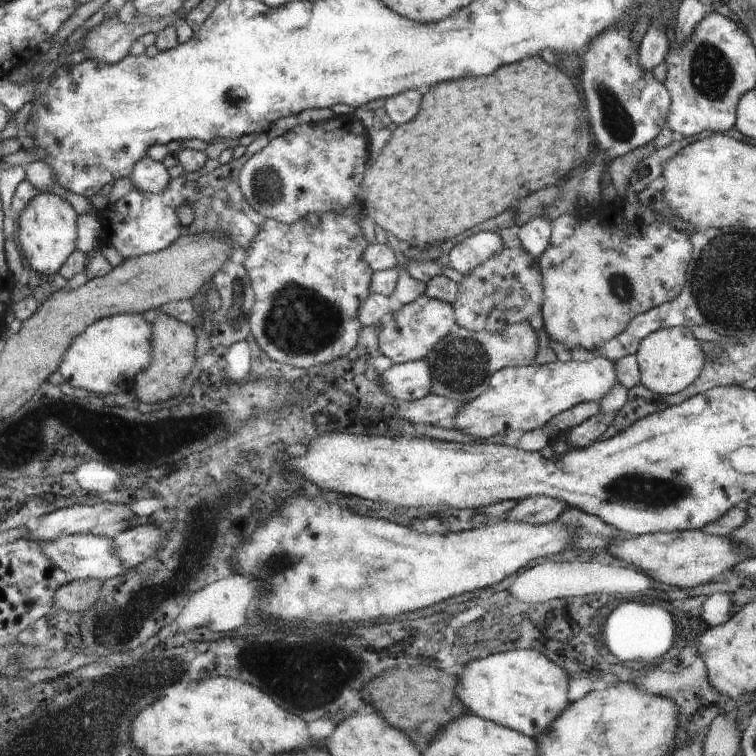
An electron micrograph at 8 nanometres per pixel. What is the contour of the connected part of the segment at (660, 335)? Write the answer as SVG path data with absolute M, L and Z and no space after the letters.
M672 327L650 333L640 341L635 354L641 372L641 384L652 392L673 395L690 386L703 370L705 356L702 343L689 328Z

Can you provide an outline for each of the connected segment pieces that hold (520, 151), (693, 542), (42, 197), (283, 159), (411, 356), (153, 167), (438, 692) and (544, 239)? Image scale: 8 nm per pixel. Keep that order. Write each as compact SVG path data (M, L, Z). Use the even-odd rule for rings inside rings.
M540 56L526 58L524 62L500 66L500 70L496 70L496 74L490 74L490 76L462 78L430 87L430 90L422 96L422 104L420 104L418 116L412 122L394 128L388 146L382 148L382 153L374 158L376 162L368 168L367 177L364 178L364 190L360 190L363 214L368 214L368 220L372 221L376 226L380 226L385 233L392 233L397 239L402 242L408 242L414 248L428 250L430 246L434 246L436 243L452 239L463 231L503 214L508 208L514 208L522 198L530 196L534 190L538 190L538 188L540 190L546 189L552 184L556 184L572 168L580 166L586 160L588 154L590 154L588 114L582 108L582 100L580 100L580 94L576 92L574 84L570 82L570 78L564 72L560 72L558 68L546 64ZM452 216L454 216L454 222L456 222L454 226L458 230L450 228L450 218Z
M703 530L672 531L671 533L648 533L638 536L616 537L609 552L617 562L624 560L643 570L650 578L674 584L678 588L692 588L710 583L717 574L732 570L739 562L752 556L744 555L730 537L706 534Z
M39 193L22 210L19 218L18 242L30 266L41 275L59 272L66 259L76 250L76 212L56 194Z
M336 115L319 124L298 124L286 134L272 138L262 150L252 154L238 174L239 188L252 210L264 219L293 224L310 213L344 212L358 206L358 190L368 160L368 138L362 121L351 115Z
M422 295L420 298L400 306L398 310L392 312L389 317L383 320L382 325L383 328L381 328L381 331L378 334L379 354L386 357L389 364L395 365L406 361L424 360L426 354L430 353L438 342L442 341L456 325L455 309L451 303Z
M148 157L136 162L130 179L138 191L154 195L162 194L171 182L163 162L154 162Z
M412 664L410 667L390 668L381 672L376 678L361 688L363 700L375 708L376 712L390 725L404 731L408 738L424 748L434 742L435 734L447 722L455 720L467 712L463 702L458 698L455 686L460 678L426 664ZM406 696L406 698L404 698ZM406 700L406 702L404 702Z
M534 216L532 220L516 229L517 237L524 250L538 258L550 245L551 228L551 221L546 216Z

